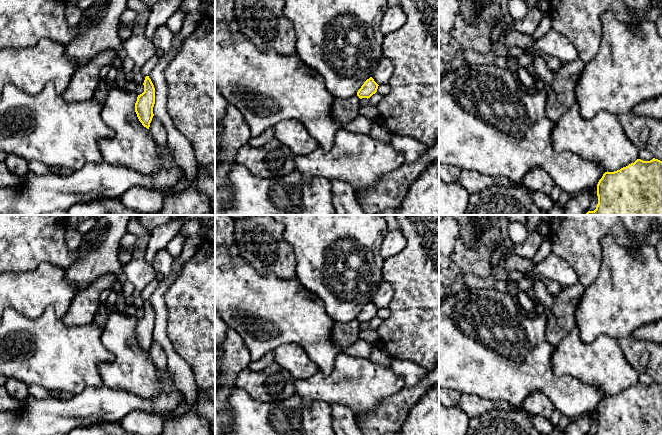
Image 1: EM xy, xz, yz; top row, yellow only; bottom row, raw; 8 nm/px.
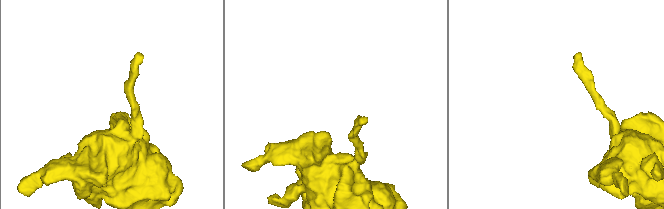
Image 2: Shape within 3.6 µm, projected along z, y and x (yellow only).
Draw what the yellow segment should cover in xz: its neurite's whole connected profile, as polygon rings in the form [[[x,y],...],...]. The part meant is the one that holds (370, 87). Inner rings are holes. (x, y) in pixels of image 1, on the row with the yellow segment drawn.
[[[372,77],[367,79],[364,84],[361,86],[361,88],[357,92],[357,96],[362,98],[370,98],[373,94],[377,92],[378,84],[374,81]]]

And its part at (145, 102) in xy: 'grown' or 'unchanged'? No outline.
unchanged

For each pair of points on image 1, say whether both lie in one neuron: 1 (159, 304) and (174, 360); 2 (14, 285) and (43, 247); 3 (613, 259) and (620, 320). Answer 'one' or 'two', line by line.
1: one
2: two
3: one

